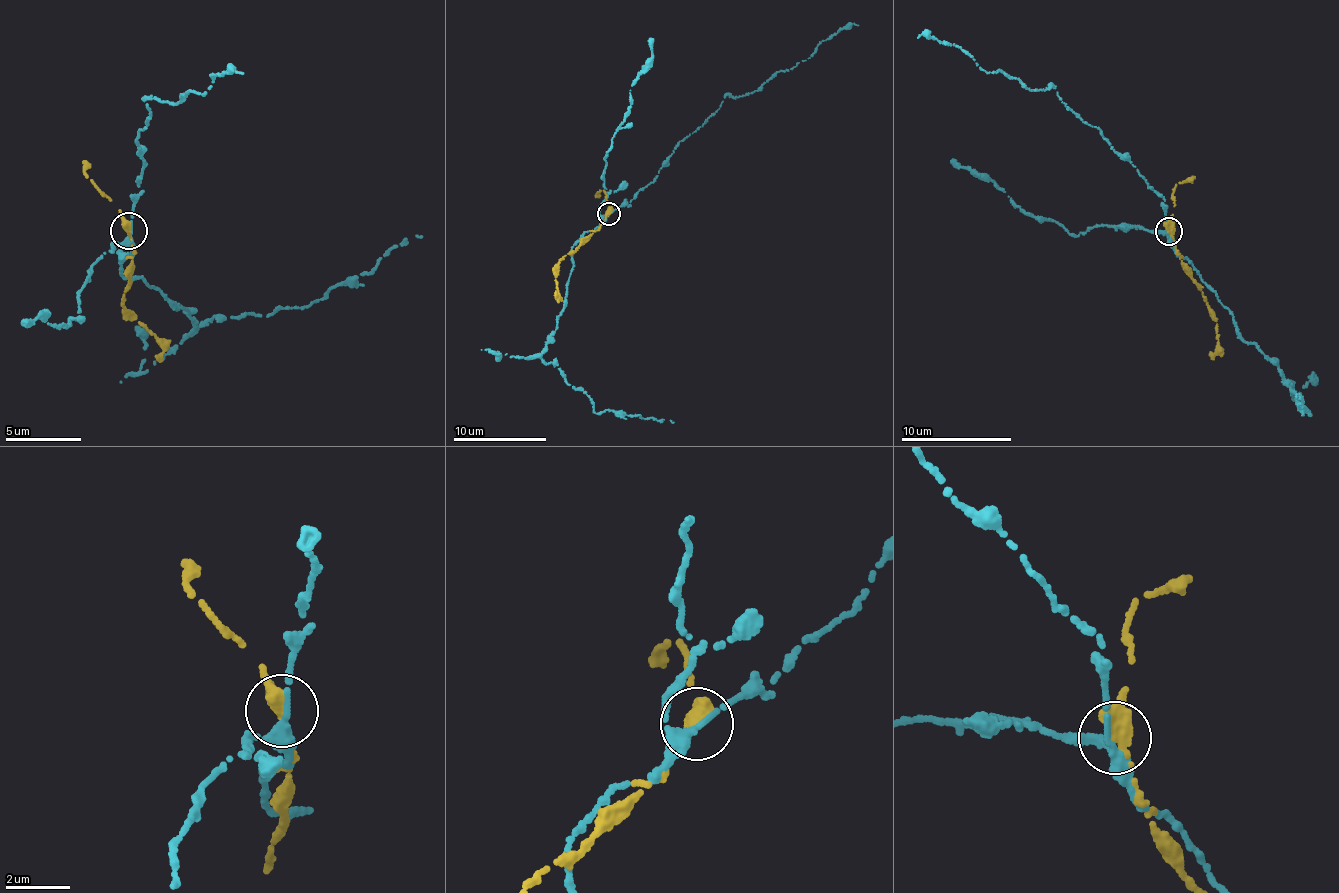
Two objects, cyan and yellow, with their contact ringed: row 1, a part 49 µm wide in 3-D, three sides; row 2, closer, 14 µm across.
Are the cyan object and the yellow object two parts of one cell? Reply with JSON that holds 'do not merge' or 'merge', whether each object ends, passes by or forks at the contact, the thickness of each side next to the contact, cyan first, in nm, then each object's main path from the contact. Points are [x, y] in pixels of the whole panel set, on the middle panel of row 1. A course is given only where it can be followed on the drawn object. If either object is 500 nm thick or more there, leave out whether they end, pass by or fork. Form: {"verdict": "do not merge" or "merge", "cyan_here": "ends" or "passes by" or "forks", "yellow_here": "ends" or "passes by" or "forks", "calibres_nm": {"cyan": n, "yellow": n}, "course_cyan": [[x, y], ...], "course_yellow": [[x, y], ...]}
{"verdict": "do not merge", "cyan_here": "forks", "yellow_here": "passes by", "calibres_nm": {"cyan": 220, "yellow": 380}, "course_cyan": [[610, 215], [655, 180], [676, 144], [726, 97], [748, 95], [778, 71], [810, 58], [840, 29], [858, 25]], "course_yellow": [[607, 214], [597, 230], [561, 259], [554, 275], [557, 295], [555, 290]]}

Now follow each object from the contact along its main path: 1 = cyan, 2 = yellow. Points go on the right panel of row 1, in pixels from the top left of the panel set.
1: (1168, 233), (1165, 199), (1102, 130), (1060, 100), (1055, 86), (1034, 91), (980, 68), (953, 43), (918, 37)
2: (1169, 232), (1180, 253), (1180, 265), (1203, 291), (1203, 301), (1215, 319), (1218, 342), (1213, 353), (1210, 351)

